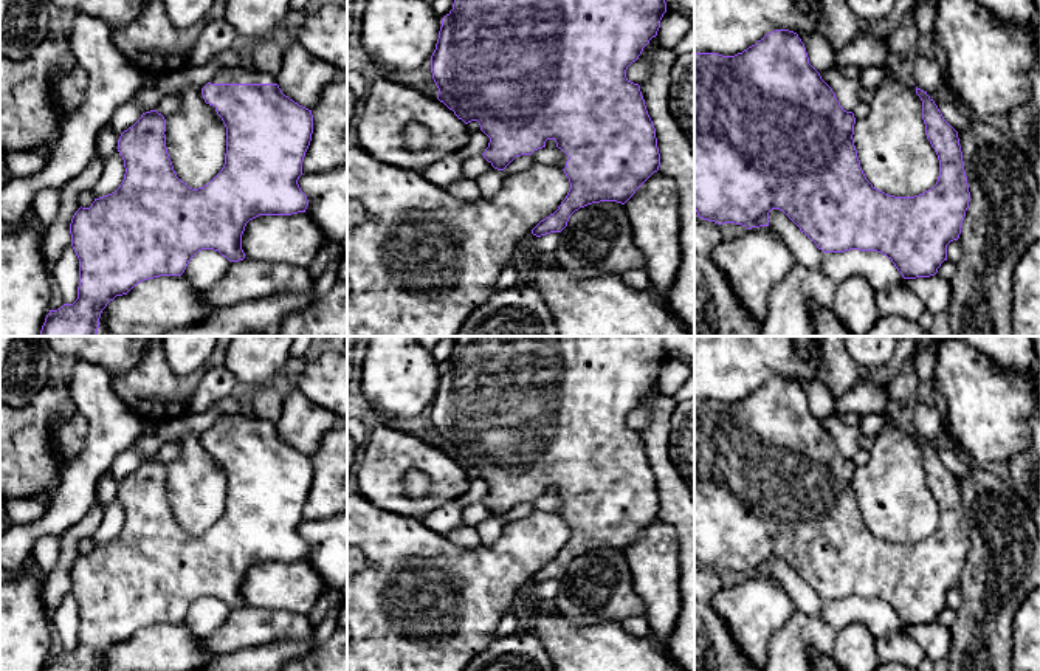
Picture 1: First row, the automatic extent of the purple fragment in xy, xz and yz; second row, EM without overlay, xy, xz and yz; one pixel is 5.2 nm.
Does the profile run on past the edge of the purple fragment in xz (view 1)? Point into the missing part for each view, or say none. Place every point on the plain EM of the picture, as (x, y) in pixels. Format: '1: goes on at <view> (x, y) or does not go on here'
1: goes on at xz (561, 512)

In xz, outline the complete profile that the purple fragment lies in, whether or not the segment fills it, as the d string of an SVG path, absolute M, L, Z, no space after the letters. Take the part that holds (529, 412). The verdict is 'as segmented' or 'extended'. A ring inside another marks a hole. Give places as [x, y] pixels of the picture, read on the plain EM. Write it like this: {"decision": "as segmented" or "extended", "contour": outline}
{"decision": "extended", "contour": "M459 336L454 342L453 356L442 366L436 397L431 403L431 420L439 435L437 446L443 449L465 471L477 468L480 477L490 485L484 505L498 518L504 518L516 504L532 502L553 487L563 501L558 511L569 525L570 536L558 556L541 567L532 581L536 584L561 580L570 563L592 550L617 549L625 552L635 538L660 513L656 476L648 462L640 432L626 425L628 414L639 406L643 395L657 383L660 367L666 360L665 336Z"}

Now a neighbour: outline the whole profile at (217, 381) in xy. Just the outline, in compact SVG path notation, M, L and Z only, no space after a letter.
M225 364L206 367L191 398L189 411L208 411L215 401L229 397L237 384L237 378Z

